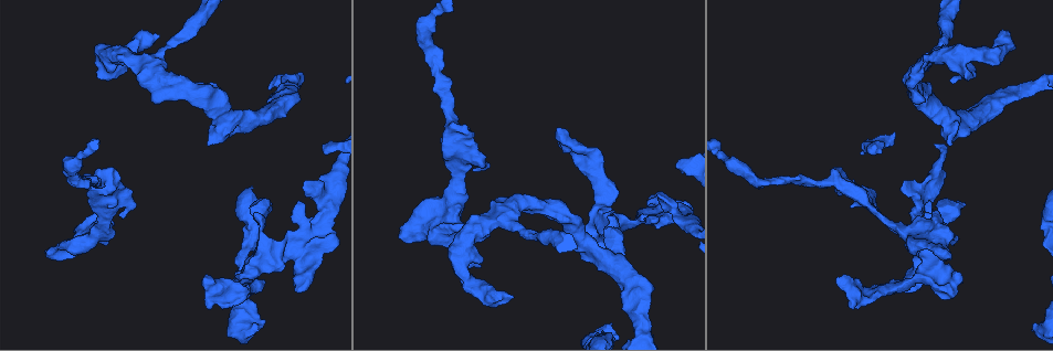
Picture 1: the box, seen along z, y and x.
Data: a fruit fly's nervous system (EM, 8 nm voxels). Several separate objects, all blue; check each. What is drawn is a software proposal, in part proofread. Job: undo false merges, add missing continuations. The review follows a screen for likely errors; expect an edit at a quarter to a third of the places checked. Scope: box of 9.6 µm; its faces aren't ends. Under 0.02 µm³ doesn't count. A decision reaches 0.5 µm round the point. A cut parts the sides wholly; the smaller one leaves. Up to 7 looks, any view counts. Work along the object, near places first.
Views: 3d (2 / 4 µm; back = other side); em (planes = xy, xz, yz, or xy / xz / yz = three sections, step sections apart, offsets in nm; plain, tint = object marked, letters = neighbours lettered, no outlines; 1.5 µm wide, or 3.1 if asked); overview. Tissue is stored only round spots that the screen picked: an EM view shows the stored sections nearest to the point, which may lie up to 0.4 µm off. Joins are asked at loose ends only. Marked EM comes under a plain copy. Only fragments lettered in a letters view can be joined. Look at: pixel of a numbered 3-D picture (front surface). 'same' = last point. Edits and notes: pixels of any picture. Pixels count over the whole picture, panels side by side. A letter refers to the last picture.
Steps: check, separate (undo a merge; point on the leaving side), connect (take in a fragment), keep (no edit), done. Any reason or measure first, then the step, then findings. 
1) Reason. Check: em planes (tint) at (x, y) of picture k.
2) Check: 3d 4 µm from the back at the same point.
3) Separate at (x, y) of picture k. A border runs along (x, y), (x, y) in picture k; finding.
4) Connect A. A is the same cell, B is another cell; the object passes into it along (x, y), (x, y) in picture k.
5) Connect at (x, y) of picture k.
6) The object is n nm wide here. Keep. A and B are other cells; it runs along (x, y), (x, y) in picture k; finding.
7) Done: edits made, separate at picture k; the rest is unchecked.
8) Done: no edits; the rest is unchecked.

Free end. Check: 3d 2 µm from the back at (658, 195) of picture 1.

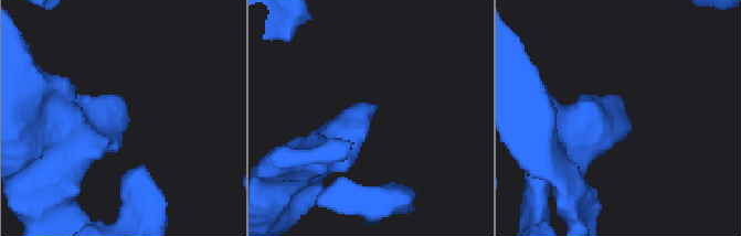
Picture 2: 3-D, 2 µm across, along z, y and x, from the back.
Check: em planes (tint) at (616, 96) of picture 2.

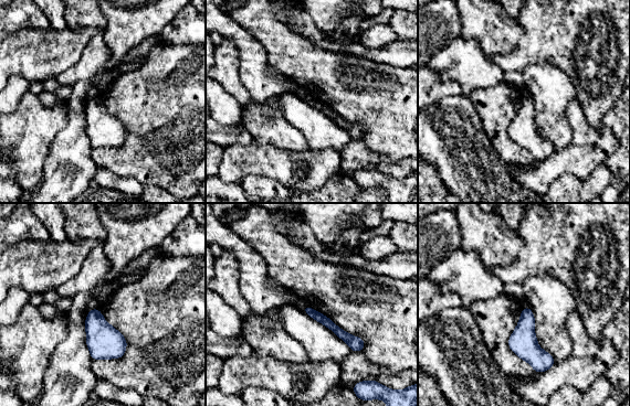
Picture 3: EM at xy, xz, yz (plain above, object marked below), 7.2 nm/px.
See the neighbours. Check: em planes (letters) at the same point.

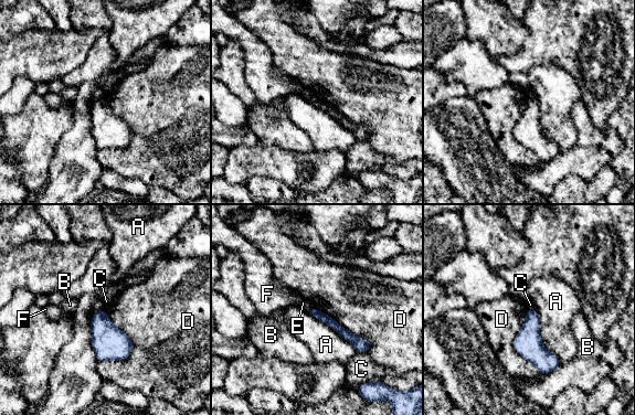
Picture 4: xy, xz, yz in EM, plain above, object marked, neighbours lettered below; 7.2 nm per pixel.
The longest contact is with A, 460 nm. Keep. A, B, C, D, E and F are other cells; it runs along (311, 310), (330, 321), (364, 349) in picture 4; no lettered fragment goes on from it.

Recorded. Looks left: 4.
Check: em xy step 8 (letters) at (956, 240) of picture 1.

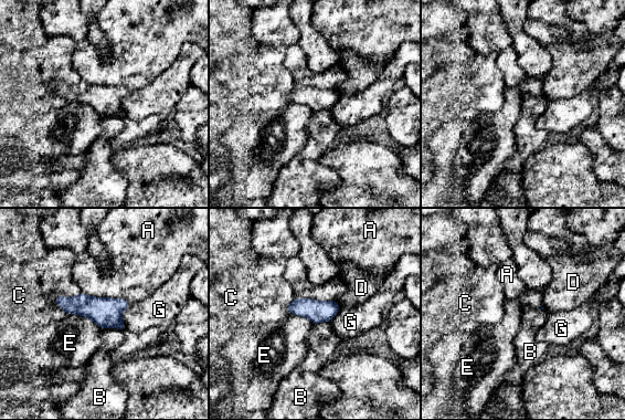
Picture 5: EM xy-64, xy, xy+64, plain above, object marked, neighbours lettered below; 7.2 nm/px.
Keep. A, B, C, D, E and G are other cells; a border runs along (103, 328), (120, 328), (124, 331) in picture 5; none of them fits.

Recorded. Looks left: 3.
An open end. Check: em yz step 4 (letters) at (510, 296) of picture 1.

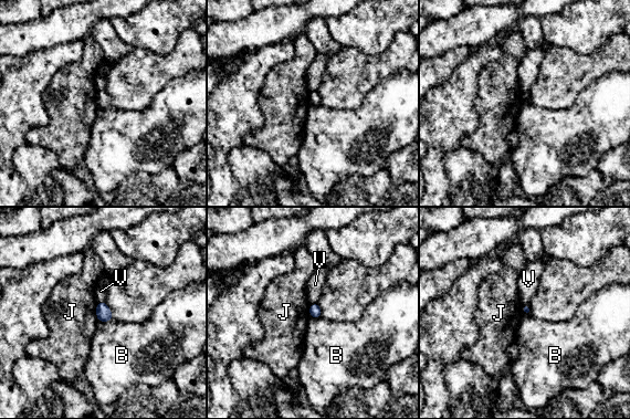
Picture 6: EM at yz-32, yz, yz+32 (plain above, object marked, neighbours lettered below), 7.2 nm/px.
Check: em planes (letters) at the same point.

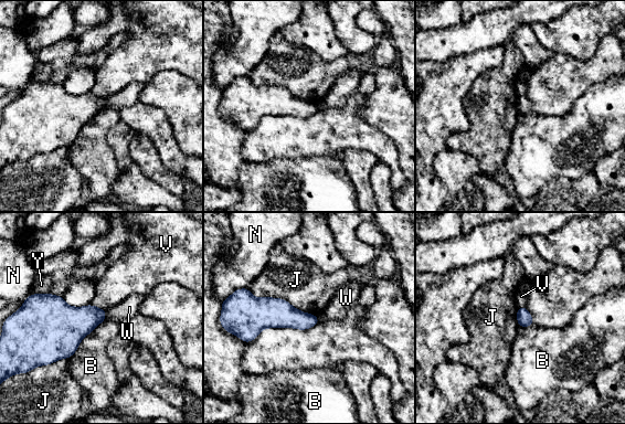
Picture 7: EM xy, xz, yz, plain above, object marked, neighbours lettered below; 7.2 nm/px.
Keep. B, J, N, V, W and Y are other cells; a border runs along (247, 288), (317, 316) in picture 7; none of them fits.

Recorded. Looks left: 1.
Done: no edits; the rest is unchecked.

